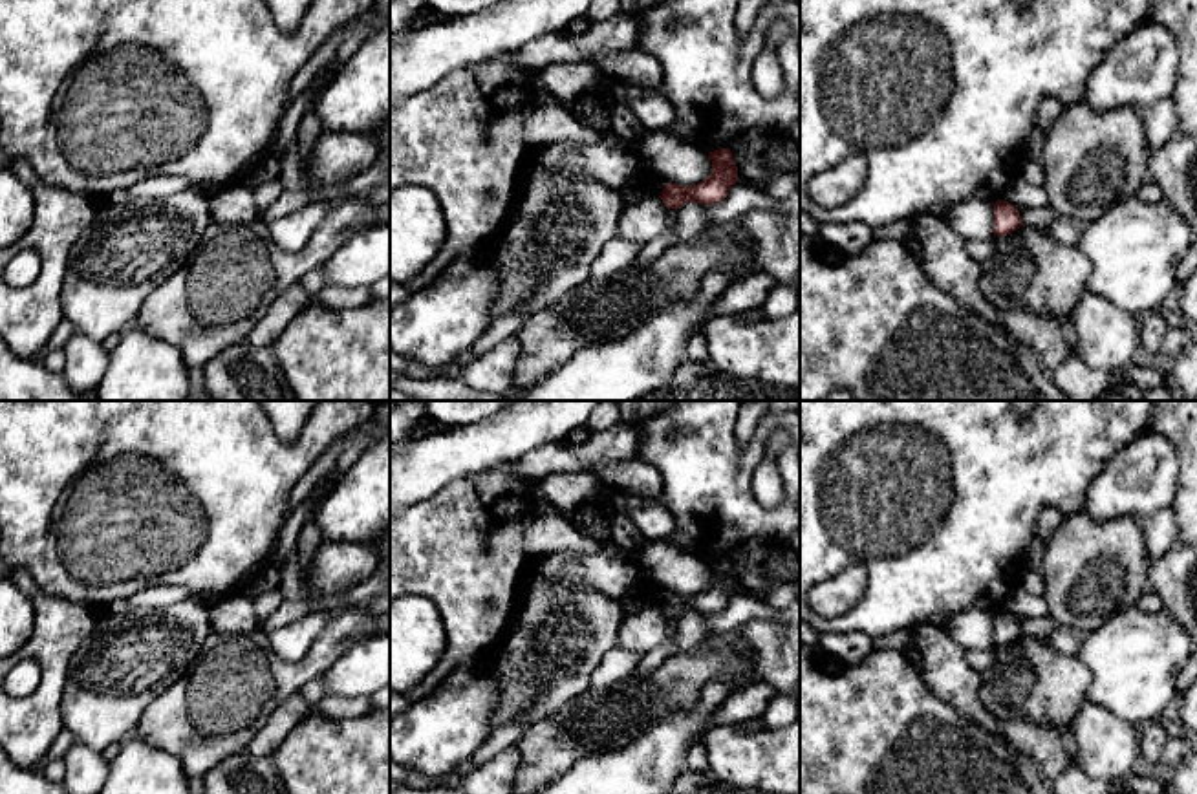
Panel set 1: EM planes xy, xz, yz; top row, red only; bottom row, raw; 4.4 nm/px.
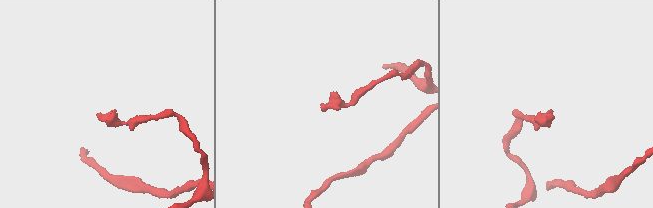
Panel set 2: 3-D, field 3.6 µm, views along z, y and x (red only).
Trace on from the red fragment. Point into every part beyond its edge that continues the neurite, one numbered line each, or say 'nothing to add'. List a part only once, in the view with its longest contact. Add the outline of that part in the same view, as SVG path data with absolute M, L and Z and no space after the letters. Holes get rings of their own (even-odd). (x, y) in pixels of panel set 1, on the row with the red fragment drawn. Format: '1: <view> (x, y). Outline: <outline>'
nothing to add

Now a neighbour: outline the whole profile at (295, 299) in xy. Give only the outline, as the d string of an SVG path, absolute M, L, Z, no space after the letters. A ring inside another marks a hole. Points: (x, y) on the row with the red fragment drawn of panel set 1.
M300 282L286 289L267 309L264 318L253 327L247 342L256 349L271 349L287 324L311 304L311 296Z

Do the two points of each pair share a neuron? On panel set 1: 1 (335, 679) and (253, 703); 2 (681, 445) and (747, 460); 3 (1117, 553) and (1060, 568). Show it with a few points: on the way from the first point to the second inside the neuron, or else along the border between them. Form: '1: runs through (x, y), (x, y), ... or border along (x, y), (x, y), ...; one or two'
1: border along (352, 643), (321, 674); two
2: runs through (698, 454), (703, 460), (731, 460); one
3: runs through (1102, 564), (1099, 568), (1075, 568); one

